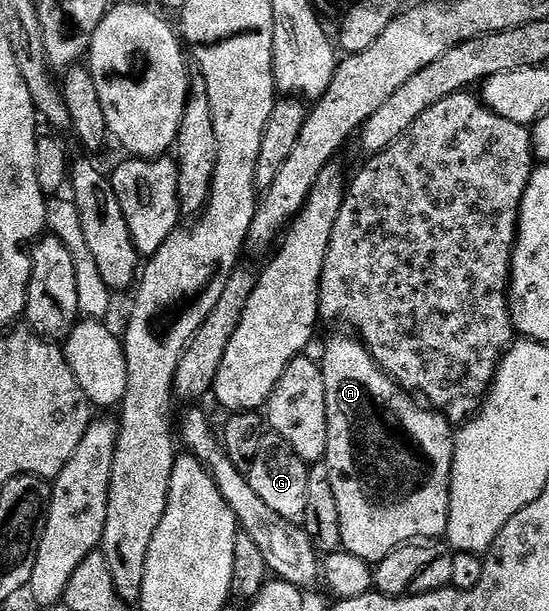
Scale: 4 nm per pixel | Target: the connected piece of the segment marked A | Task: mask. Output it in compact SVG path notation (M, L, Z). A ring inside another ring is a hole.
M333 338L325 346L325 355L319 358L323 372L323 384L327 392L327 452L323 465L329 470L331 484L335 492L335 502L339 504L339 524L341 525L341 544L346 554L354 554L364 562L382 562L392 550L400 546L416 543L418 540L441 540L447 532L449 519L449 478L453 475L454 427L448 418L424 405L416 406L406 391L402 390L388 374L384 374L377 361L369 354L364 341L353 338Z

